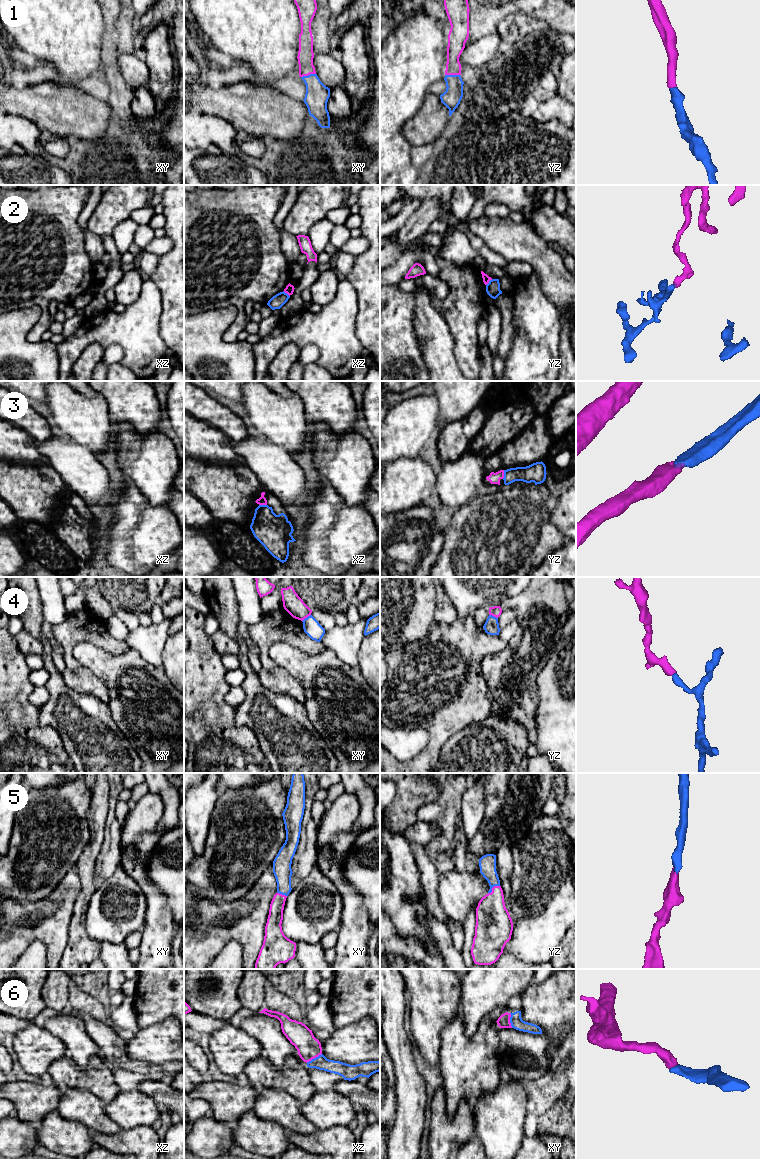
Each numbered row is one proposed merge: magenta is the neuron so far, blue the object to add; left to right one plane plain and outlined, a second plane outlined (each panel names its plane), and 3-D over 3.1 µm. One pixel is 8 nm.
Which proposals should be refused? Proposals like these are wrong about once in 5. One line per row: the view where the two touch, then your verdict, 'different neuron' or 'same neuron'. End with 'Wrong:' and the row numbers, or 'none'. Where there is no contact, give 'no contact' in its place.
1: meets magenta in xy; same neuron
2: meets magenta in yz; different neuron
3: meets magenta in yz; same neuron
4: meets magenta in xy; different neuron
5: meets magenta in yz; same neuron
6: meets magenta in xz; same neuron
Wrong: 2, 4

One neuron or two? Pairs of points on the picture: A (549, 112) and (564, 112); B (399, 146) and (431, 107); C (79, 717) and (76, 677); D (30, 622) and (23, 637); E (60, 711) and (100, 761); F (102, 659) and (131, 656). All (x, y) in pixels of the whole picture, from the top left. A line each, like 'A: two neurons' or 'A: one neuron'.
A: one neuron
B: two neurons
C: two neurons
D: two neurons
E: one neuron
F: one neuron

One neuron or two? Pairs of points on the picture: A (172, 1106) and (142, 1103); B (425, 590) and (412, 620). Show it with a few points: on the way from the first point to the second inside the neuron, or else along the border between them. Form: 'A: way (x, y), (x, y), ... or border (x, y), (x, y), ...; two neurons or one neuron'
A: border (138, 1089), (149, 1095), (164, 1114); two neurons
B: way (418, 597), (412, 607), (412, 613); one neuron

